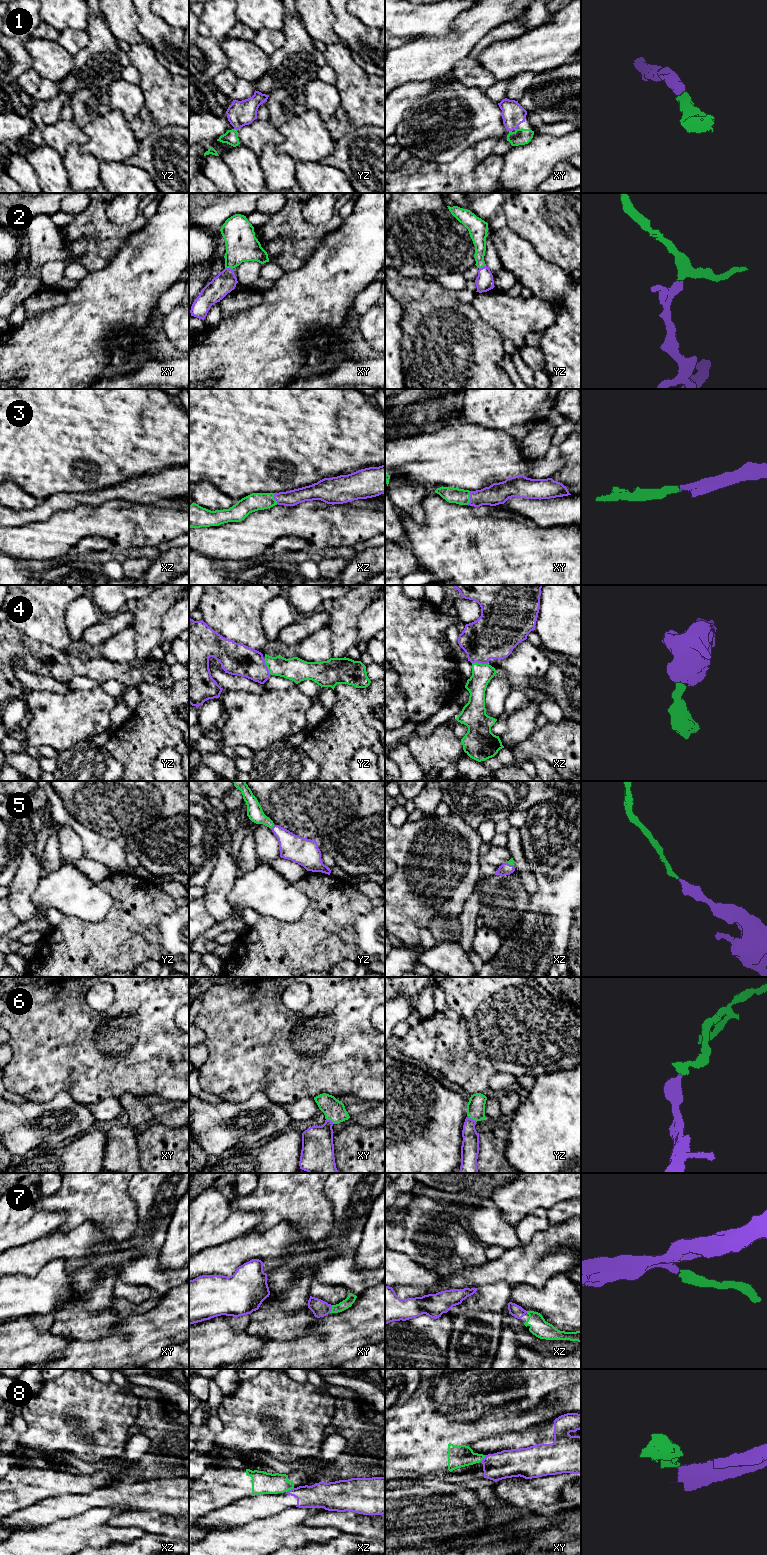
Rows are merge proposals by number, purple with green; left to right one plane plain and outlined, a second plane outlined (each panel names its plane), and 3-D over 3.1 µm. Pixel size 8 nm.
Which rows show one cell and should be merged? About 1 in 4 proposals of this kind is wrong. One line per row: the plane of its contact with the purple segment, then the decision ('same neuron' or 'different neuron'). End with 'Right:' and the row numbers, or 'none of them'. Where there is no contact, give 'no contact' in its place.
1: yz | same neuron
2: xy | same neuron
3: xy | same neuron
4: xz | same neuron
5: yz | same neuron
6: xy | same neuron
7: xy | same neuron
8: xz | different neuron
Right: 1, 2, 3, 4, 5, 6, 7

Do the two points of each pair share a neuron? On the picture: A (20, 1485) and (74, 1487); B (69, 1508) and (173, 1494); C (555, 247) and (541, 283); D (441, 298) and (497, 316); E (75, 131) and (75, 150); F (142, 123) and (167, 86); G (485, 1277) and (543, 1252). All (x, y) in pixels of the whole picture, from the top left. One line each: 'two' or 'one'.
A: one
B: one
C: two
D: two
E: two
F: one
G: one

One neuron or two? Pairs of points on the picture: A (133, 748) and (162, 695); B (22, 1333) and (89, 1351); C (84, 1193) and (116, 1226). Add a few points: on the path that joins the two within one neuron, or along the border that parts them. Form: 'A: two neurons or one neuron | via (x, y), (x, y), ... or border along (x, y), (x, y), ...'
A: one neuron | via (144, 735), (155, 724), (157, 708)
B: two neurons | border along (72, 1341), (51, 1357)
C: one neuron | via (92, 1201), (109, 1218)

